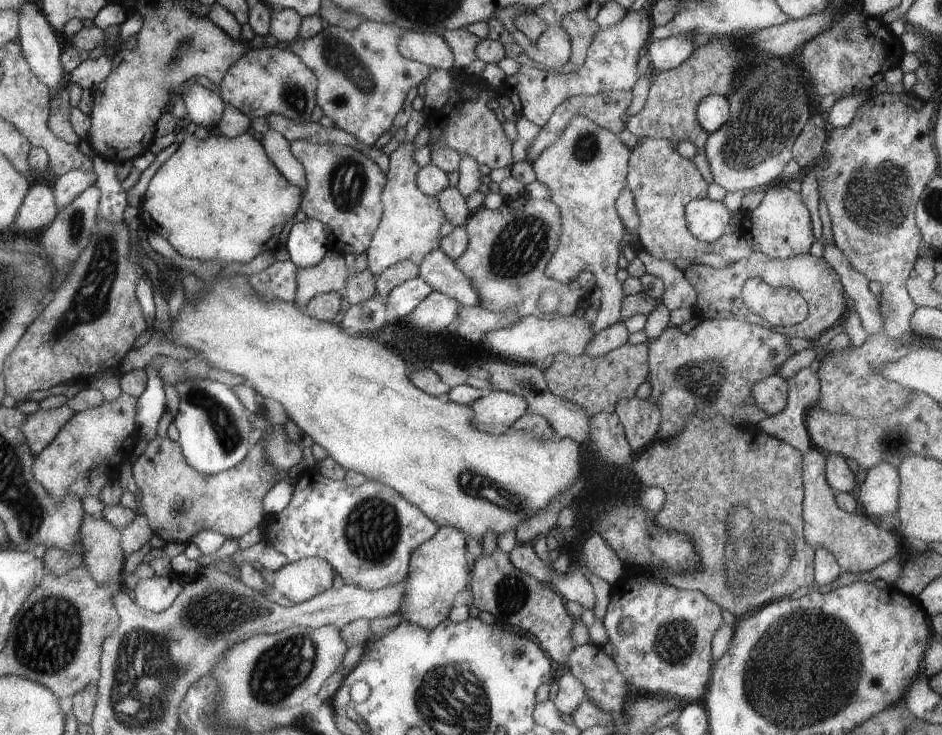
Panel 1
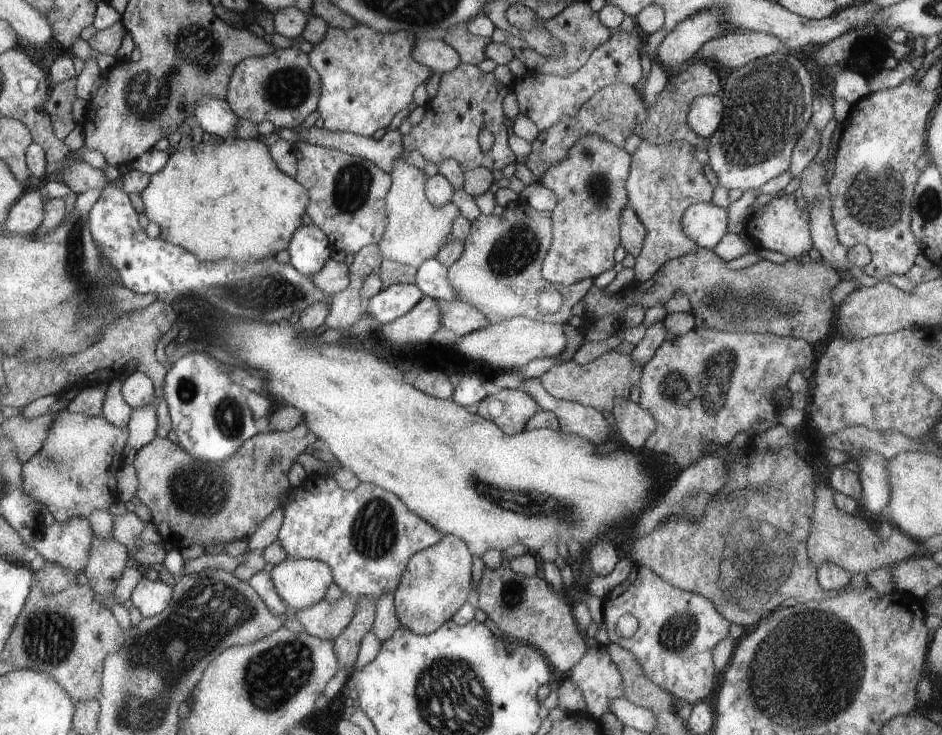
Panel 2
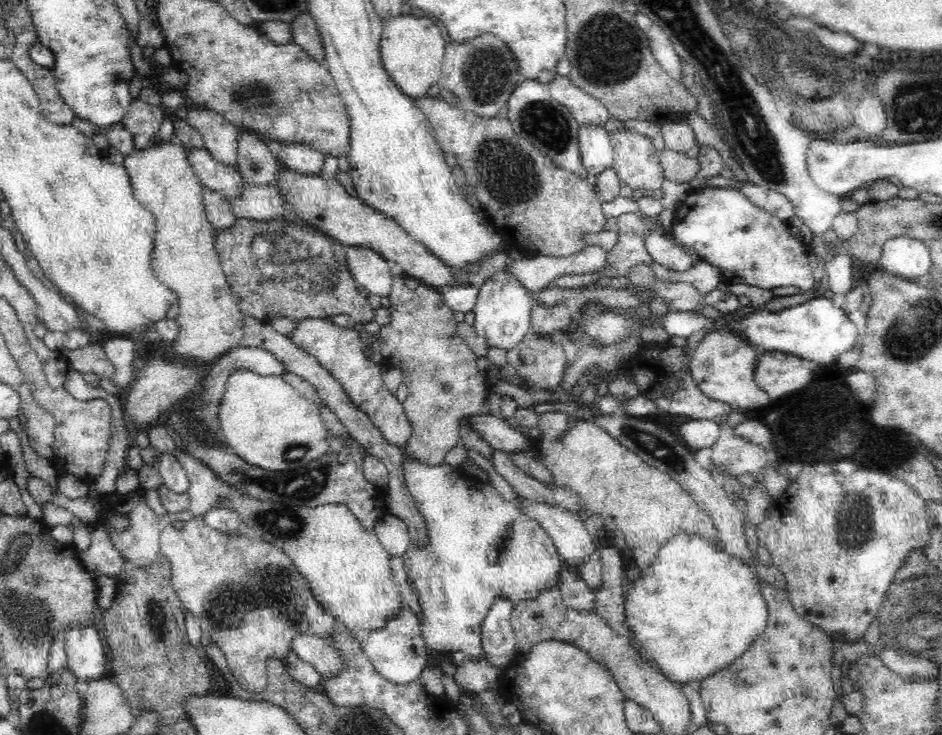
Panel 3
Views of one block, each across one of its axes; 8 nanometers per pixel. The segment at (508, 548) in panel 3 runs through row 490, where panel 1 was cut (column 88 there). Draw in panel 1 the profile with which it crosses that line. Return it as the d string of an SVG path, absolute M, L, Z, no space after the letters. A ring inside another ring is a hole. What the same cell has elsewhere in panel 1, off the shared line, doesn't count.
M119 394L113 402L103 402L97 408L77 412L51 446L47 446L41 454L35 456L35 480L55 496L55 500L63 500L67 494L83 498L97 498L103 494L103 486L107 482L117 482L119 468L123 464L131 464L131 452L137 444L137 434L133 426L137 398Z

